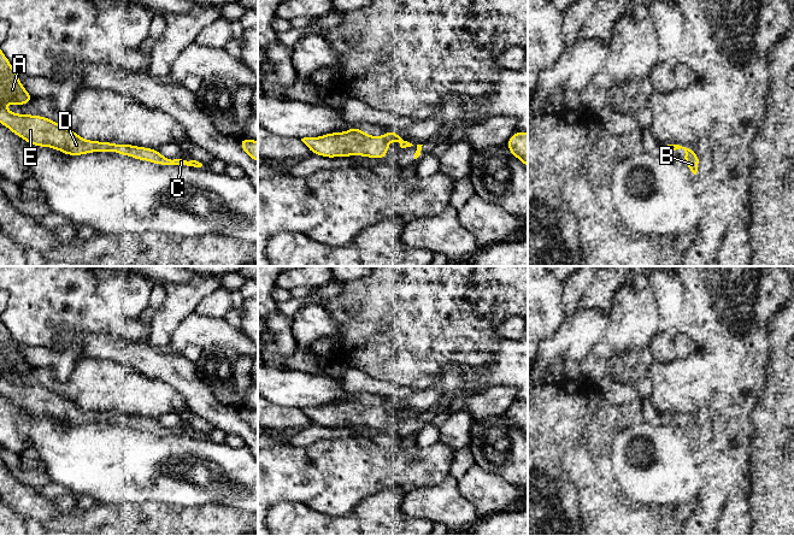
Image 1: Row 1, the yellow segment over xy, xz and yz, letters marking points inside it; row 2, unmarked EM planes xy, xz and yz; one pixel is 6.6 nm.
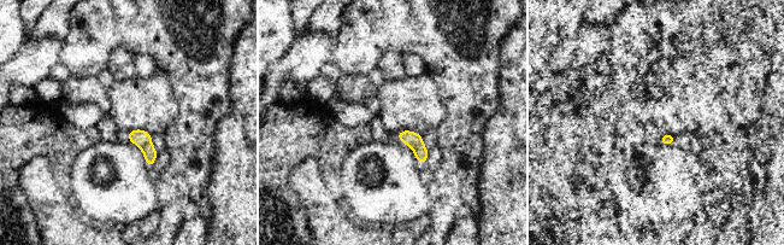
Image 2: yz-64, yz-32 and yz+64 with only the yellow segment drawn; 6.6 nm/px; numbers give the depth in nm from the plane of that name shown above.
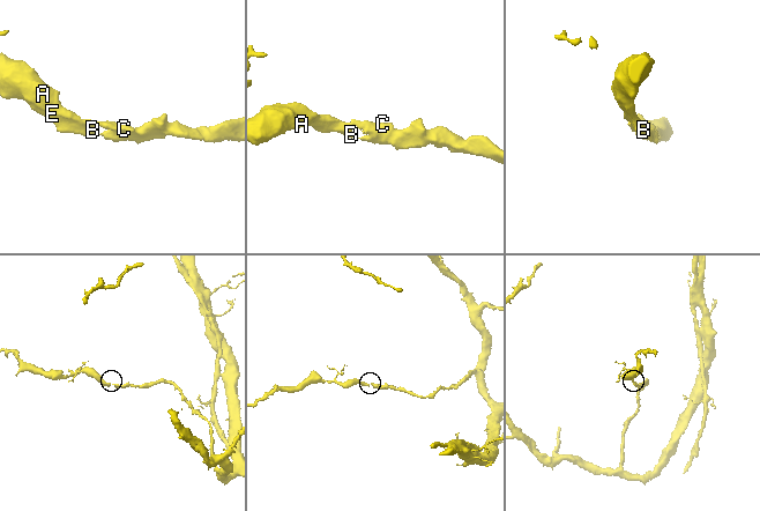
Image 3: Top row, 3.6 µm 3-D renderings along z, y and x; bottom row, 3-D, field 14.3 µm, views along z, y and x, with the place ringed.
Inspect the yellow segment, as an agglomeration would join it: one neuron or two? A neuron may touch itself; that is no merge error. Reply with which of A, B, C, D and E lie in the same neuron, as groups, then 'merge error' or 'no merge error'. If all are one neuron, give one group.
A B C D E; no merge error

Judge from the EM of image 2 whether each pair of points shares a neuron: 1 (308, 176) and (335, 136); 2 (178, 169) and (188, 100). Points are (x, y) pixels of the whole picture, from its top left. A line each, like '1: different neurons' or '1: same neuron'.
1: different neurons
2: same neuron

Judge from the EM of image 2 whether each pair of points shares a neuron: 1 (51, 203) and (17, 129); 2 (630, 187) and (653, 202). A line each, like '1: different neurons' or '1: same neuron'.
1: different neurons
2: same neuron

